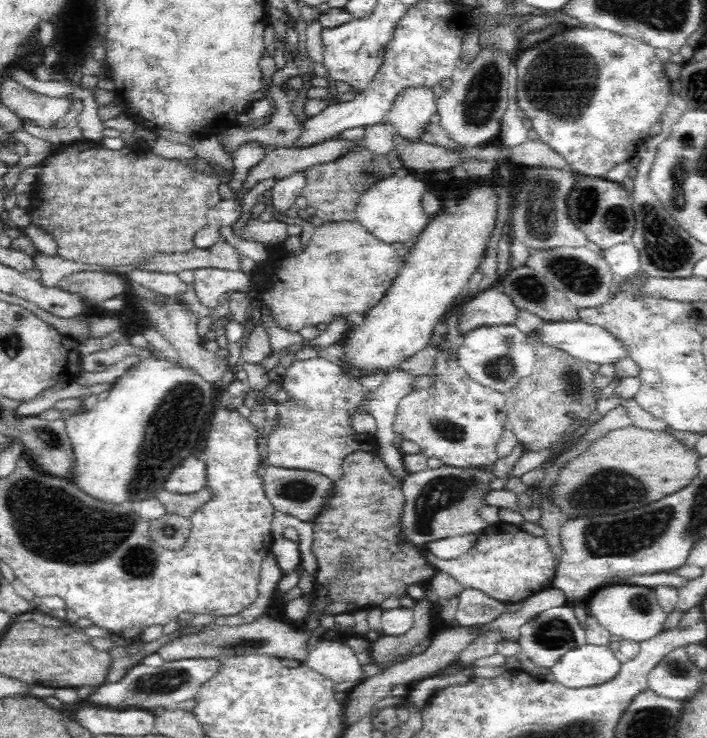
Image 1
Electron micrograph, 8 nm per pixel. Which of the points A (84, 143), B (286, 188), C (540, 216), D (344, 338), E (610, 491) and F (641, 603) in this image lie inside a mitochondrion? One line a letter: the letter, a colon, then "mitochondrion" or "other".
A: other
B: other
C: mitochondrion
D: other
E: mitochondrion
F: mitochondrion

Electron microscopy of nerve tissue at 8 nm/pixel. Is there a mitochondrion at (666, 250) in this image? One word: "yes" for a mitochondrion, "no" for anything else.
yes

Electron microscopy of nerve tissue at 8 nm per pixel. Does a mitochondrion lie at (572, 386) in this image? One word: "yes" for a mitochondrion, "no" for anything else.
yes

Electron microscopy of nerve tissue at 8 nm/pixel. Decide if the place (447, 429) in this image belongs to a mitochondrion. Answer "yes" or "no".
yes

